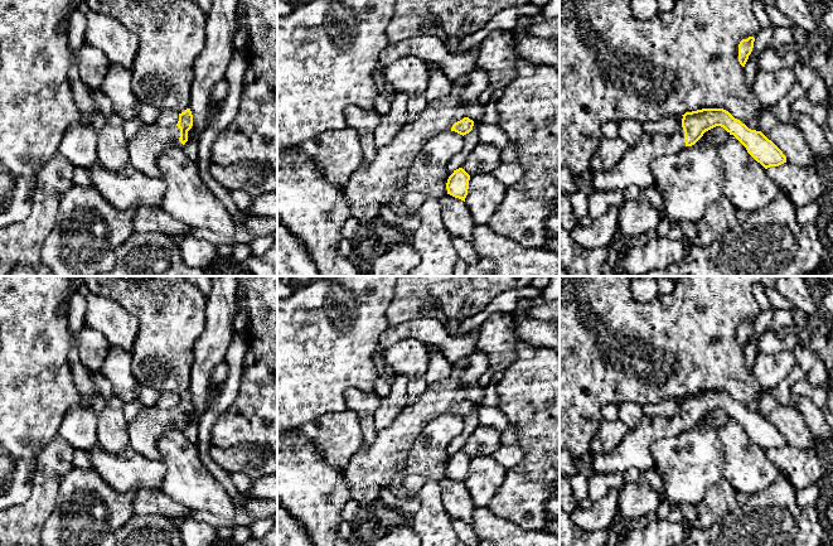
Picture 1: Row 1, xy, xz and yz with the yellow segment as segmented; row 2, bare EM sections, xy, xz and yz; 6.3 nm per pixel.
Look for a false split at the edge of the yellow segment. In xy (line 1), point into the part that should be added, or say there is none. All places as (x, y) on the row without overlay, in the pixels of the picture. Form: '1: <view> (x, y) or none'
1: xy (144, 431)

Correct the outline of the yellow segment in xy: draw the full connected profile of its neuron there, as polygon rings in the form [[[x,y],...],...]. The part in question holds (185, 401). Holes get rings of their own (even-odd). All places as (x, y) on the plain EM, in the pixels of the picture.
[[[190,391],[179,396],[179,404],[175,409],[144,406],[137,416],[127,422],[129,446],[145,458],[160,459],[158,451],[160,435],[168,430],[183,430],[188,424],[188,414],[192,409]]]

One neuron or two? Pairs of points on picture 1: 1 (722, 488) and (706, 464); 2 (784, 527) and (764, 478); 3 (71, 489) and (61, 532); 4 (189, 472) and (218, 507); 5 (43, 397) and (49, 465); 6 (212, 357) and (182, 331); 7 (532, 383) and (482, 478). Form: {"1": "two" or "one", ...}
{"1": "two", "2": "two", "3": "one", "4": "one", "5": "two", "6": "two", "7": "two"}

